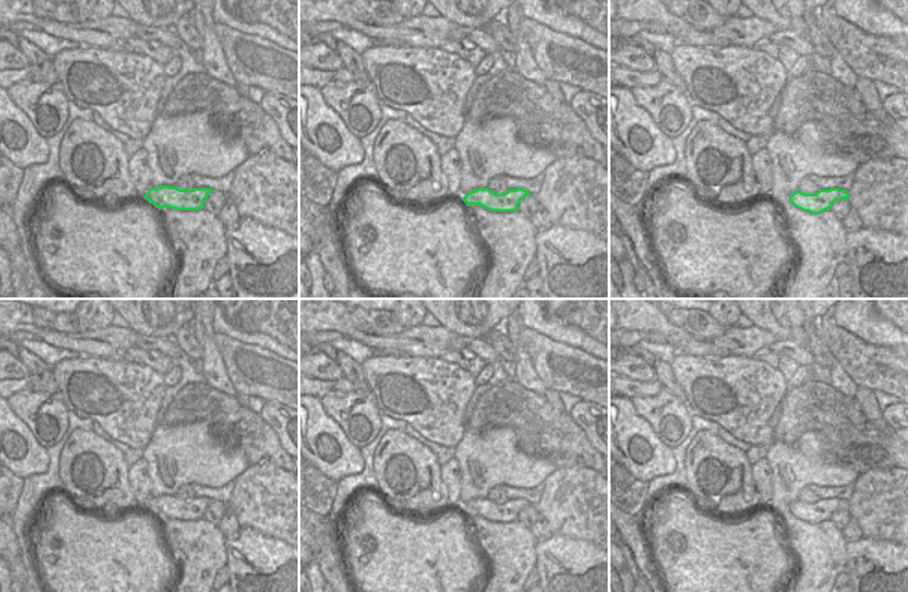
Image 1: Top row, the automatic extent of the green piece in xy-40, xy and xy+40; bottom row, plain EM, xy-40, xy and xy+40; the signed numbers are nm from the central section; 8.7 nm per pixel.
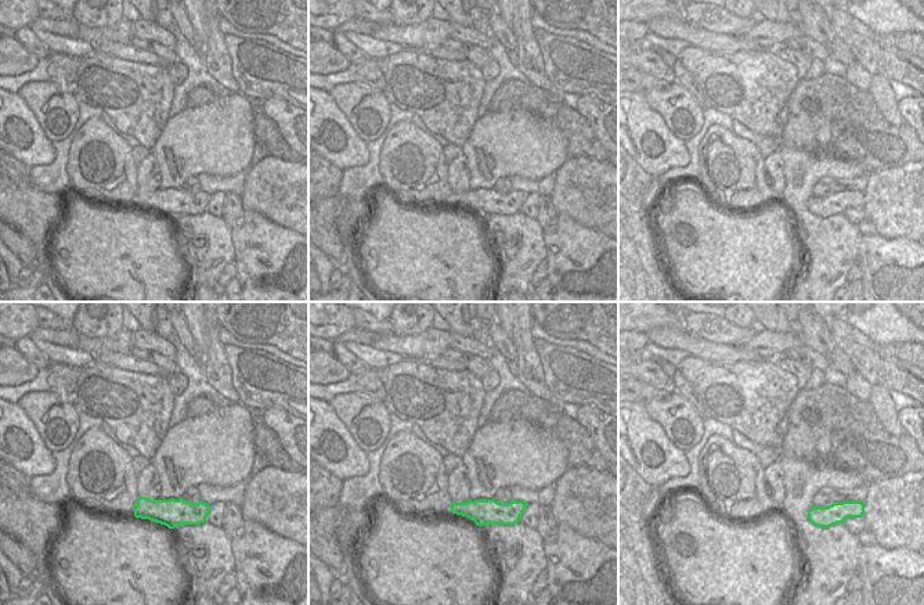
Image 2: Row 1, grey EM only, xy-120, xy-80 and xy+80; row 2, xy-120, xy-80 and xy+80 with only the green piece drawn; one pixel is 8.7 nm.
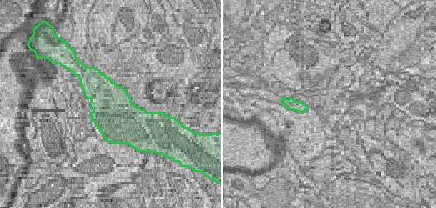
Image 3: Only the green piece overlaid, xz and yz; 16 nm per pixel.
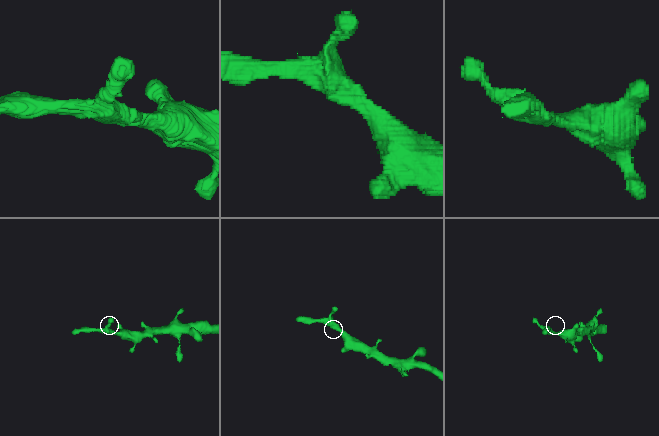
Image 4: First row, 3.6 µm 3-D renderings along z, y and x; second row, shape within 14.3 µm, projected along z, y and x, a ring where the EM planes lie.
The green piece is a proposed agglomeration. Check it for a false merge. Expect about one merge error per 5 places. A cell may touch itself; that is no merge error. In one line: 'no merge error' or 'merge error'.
no merge error

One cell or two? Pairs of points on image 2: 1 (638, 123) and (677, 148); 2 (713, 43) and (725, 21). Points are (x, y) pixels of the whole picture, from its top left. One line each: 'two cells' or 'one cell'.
1: one cell
2: two cells

